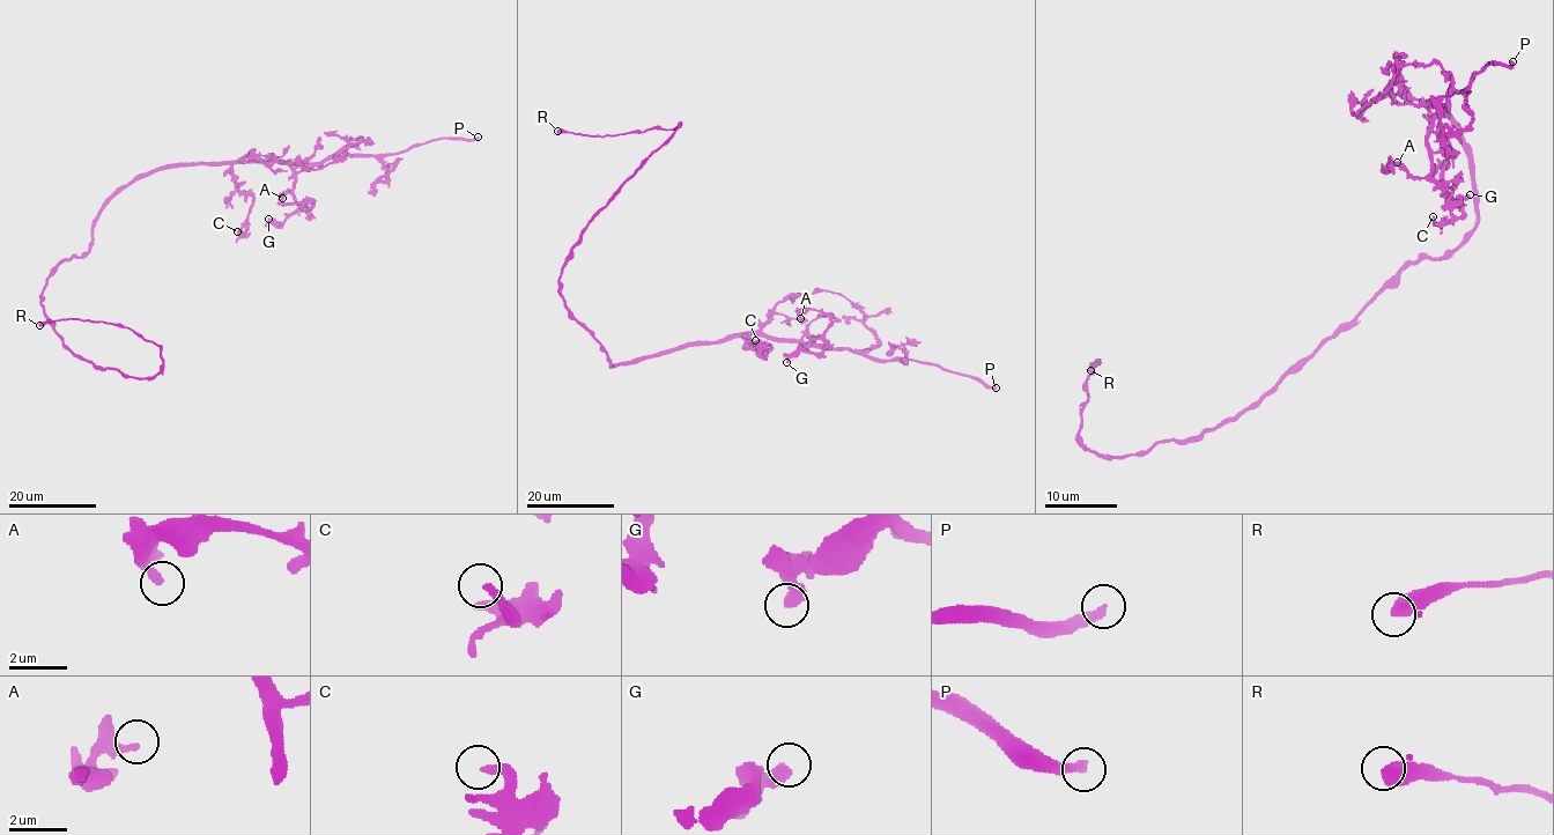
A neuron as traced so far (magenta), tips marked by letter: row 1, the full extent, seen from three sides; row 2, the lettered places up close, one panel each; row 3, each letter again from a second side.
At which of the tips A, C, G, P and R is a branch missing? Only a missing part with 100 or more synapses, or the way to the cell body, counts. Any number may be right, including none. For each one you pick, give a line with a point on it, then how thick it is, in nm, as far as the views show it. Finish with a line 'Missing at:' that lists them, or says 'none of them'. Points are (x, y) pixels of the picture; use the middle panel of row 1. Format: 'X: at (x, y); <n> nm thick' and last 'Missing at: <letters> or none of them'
P: at (996, 388); 340 nm thick
Missing at: P

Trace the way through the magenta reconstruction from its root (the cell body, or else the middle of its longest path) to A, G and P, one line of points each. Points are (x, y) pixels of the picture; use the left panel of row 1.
A: (86, 253), (97, 214), (158, 170), (285, 161), (295, 179), (293, 198), (304, 207), (312, 204), (282, 198)
G: (86, 253), (97, 214), (137, 179), (169, 168), (285, 161), (293, 198), (306, 211), (281, 222), (268, 219)
P: (86, 253), (97, 214), (158, 170), (232, 161), (319, 163), (341, 155), (394, 154), (441, 138), (478, 137)

